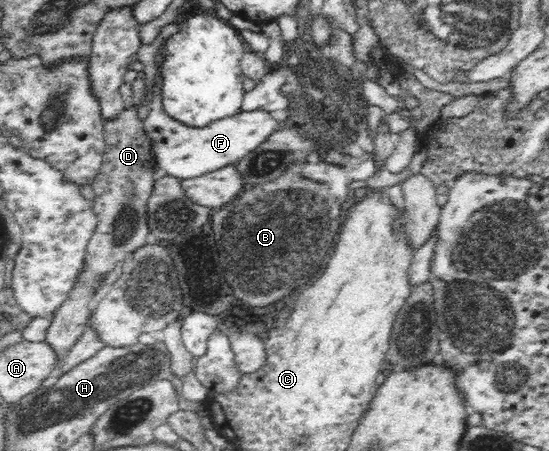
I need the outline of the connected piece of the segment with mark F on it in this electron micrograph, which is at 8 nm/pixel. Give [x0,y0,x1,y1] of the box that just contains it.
[143,74,283,180]

